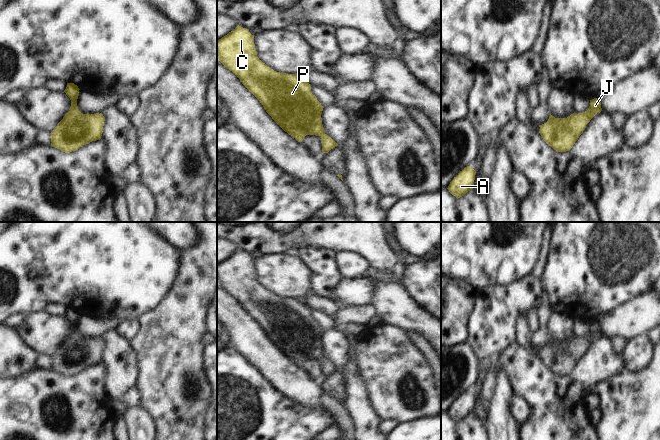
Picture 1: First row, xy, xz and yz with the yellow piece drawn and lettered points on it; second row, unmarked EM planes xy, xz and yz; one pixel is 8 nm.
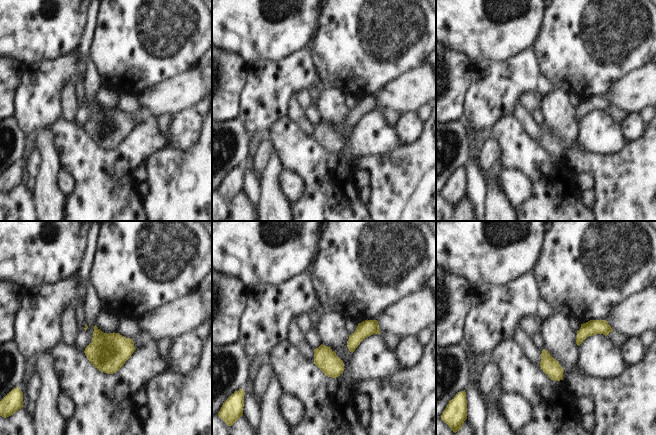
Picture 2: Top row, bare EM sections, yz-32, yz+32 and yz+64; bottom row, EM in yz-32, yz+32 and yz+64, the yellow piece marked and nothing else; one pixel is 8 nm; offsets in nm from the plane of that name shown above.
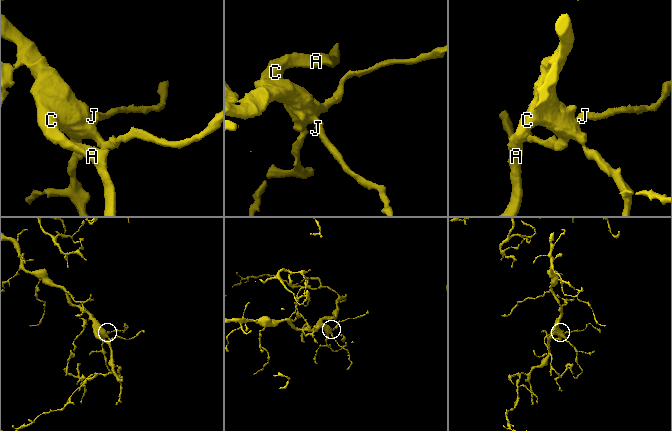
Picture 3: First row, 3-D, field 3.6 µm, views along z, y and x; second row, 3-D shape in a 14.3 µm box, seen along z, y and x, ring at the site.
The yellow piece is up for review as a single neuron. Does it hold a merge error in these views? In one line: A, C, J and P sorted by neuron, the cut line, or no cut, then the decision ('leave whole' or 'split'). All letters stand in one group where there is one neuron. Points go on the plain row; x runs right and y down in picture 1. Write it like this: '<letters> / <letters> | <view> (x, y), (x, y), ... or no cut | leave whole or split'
A C J P | no cut | leave whole

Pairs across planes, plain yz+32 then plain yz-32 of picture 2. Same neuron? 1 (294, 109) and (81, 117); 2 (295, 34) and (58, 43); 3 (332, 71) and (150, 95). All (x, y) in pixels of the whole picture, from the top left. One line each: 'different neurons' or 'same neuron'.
1: different neurons
2: same neuron
3: different neurons

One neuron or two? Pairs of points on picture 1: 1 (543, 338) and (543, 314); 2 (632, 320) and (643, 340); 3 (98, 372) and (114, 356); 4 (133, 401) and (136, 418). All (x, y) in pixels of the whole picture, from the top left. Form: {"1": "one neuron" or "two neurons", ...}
{"1": "one neuron", "2": "two neurons", "3": "two neurons", "4": "two neurons"}

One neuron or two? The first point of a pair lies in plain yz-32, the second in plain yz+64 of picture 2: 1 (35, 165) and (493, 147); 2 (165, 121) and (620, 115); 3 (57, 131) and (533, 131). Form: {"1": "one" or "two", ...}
{"1": "one", "2": "one", "3": "two"}

